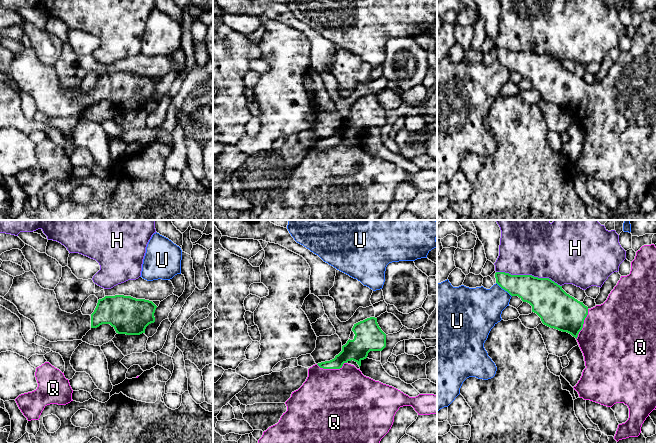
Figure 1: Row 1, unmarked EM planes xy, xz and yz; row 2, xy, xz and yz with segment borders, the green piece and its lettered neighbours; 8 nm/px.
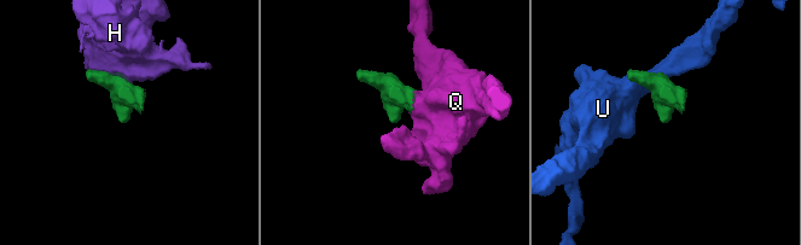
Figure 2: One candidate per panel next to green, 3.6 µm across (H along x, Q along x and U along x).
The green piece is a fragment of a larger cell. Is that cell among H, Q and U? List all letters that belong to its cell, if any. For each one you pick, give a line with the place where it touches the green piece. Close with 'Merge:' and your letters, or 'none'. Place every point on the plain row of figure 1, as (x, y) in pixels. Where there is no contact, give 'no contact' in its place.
Q: xz (331, 144)
Merge: Q

